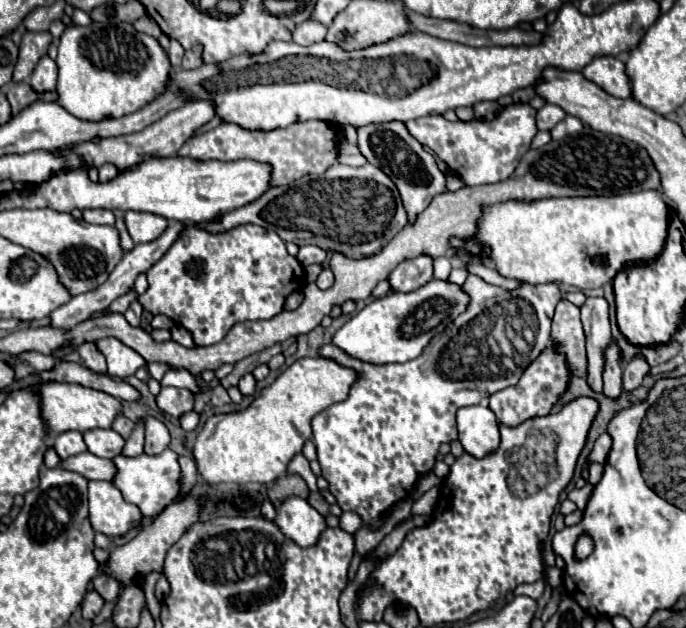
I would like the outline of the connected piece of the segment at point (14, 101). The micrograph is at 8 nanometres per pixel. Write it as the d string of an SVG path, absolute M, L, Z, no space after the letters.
M12 83L10 89L6 91L6 97L10 101L12 107L12 115L20 113L20 109L26 109L28 105L32 105L32 101L56 101L56 91L48 91L48 93L36 93L32 89L32 85L28 83Z

